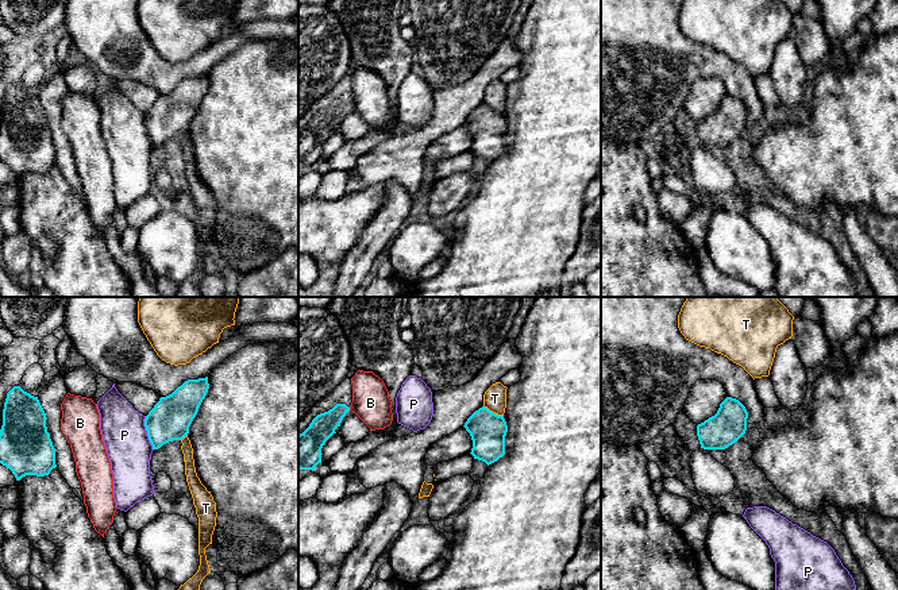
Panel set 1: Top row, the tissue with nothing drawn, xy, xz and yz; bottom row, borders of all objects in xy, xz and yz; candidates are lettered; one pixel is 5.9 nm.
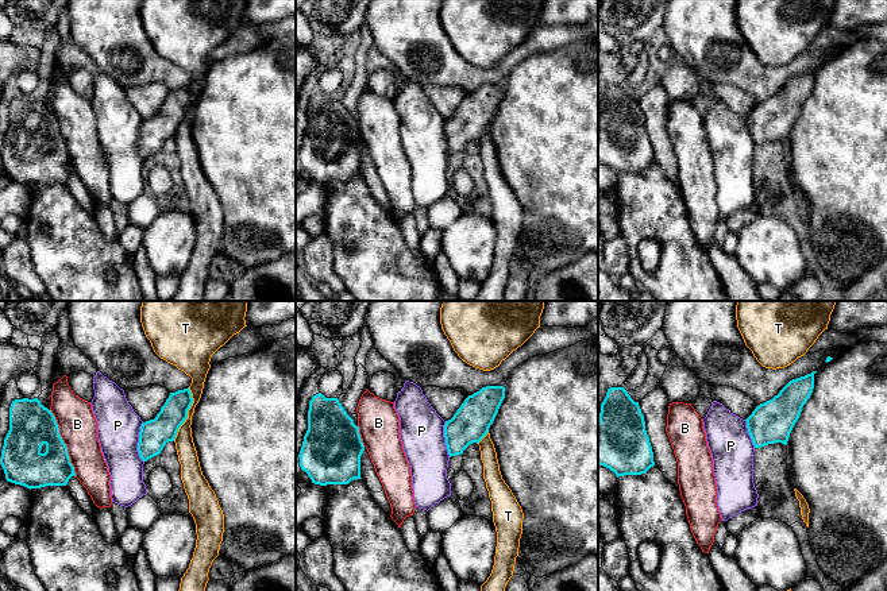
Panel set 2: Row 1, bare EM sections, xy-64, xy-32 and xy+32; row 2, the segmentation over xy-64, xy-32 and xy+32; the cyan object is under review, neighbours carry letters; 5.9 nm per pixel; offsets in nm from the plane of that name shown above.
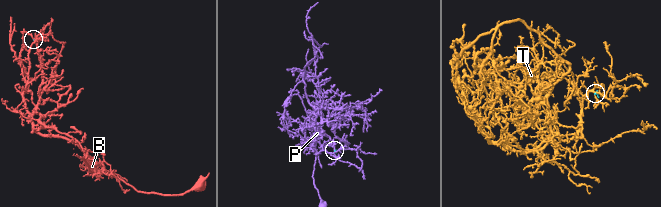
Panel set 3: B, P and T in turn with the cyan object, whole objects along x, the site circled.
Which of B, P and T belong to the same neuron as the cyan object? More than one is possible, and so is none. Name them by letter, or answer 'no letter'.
no letter

